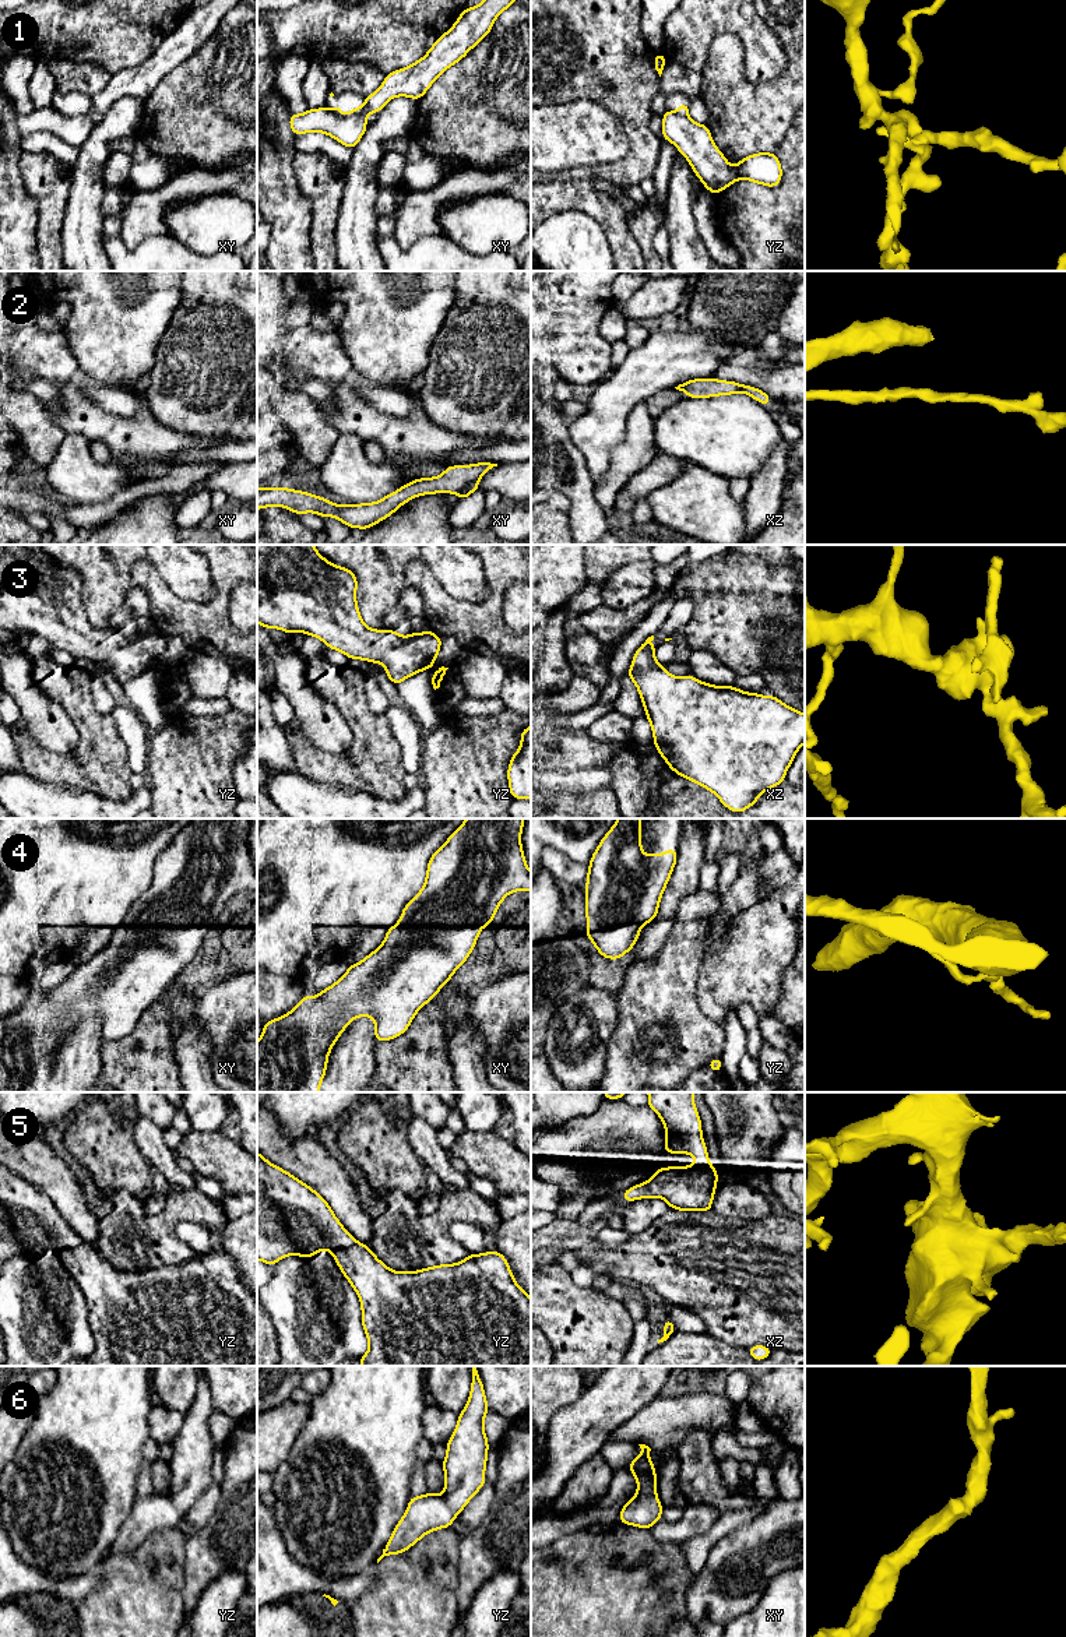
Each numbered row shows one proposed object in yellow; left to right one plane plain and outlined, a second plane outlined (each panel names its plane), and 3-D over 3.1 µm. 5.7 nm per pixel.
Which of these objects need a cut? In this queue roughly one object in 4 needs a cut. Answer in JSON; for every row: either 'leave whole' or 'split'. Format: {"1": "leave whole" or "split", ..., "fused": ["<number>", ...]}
{"1": "split", "2": "leave whole", "3": "leave whole", "4": "leave whole", "5": "leave whole", "6": "leave whole", "fused": ["1"]}

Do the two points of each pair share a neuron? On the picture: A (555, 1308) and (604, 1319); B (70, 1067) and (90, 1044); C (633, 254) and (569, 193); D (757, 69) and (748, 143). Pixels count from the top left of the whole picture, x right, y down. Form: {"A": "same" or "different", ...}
{"A": "same", "B": "same", "C": "same", "D": "different"}

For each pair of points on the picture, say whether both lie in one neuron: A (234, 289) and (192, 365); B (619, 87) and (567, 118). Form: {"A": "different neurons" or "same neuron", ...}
{"A": "same neuron", "B": "different neurons"}

